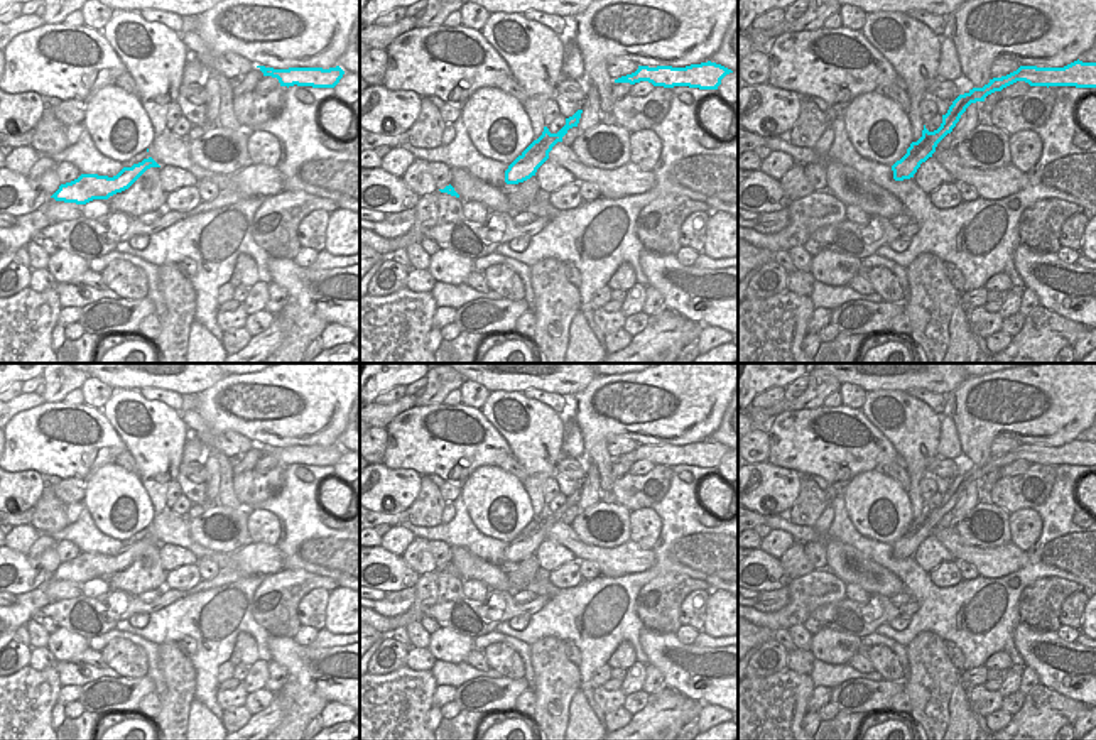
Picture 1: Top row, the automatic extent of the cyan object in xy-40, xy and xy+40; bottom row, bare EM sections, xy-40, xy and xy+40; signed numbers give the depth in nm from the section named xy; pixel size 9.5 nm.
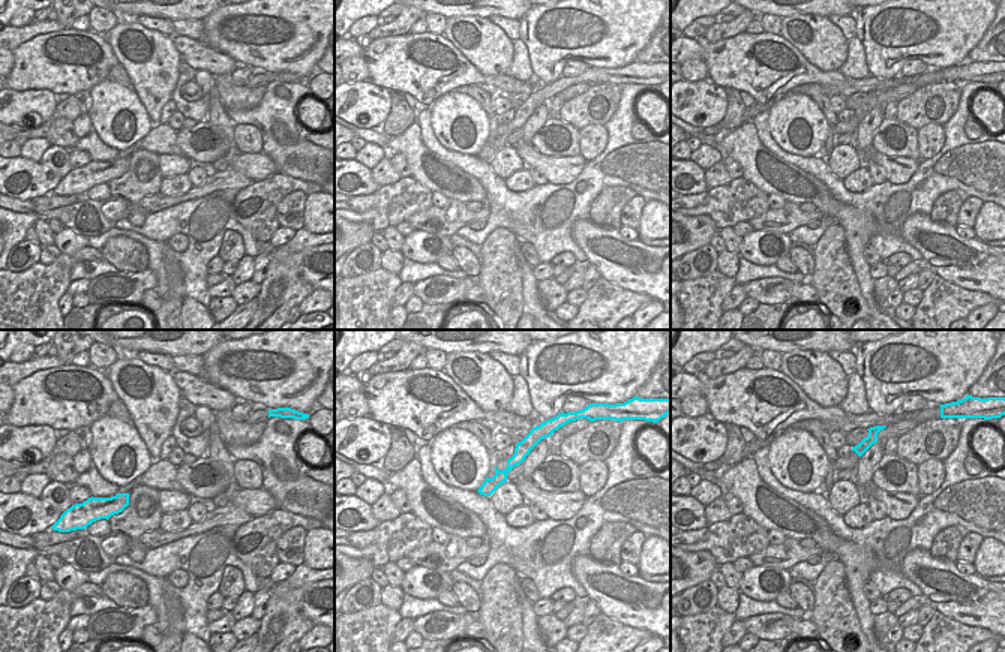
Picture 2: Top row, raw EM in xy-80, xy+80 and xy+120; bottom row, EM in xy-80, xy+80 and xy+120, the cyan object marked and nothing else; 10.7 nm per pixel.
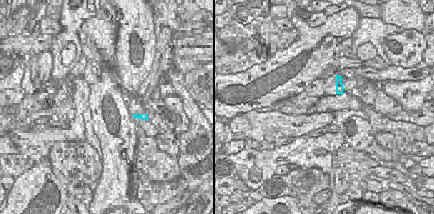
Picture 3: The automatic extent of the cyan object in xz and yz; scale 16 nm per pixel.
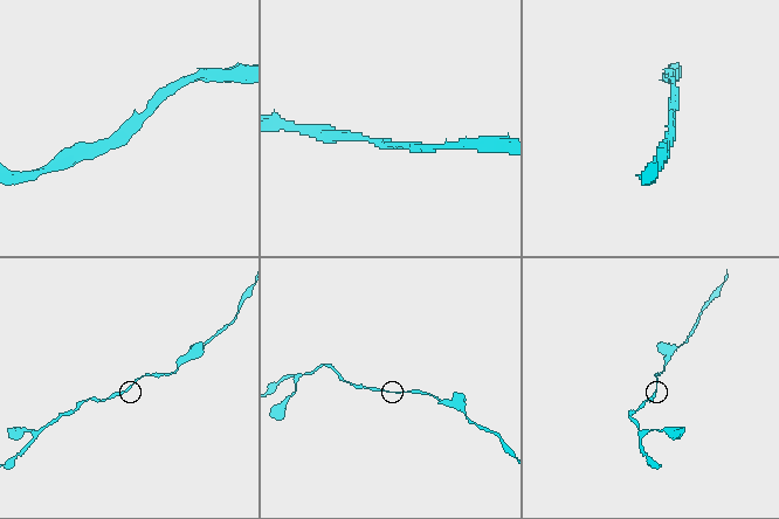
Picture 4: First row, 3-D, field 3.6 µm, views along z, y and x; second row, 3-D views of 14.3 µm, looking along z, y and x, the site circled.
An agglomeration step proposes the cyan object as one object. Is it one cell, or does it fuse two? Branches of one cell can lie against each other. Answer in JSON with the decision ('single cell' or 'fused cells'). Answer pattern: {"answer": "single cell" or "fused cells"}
{"answer": "single cell"}

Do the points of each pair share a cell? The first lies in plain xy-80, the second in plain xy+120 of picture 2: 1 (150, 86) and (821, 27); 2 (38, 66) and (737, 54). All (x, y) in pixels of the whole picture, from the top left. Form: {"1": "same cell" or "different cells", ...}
{"1": "same cell", "2": "same cell"}

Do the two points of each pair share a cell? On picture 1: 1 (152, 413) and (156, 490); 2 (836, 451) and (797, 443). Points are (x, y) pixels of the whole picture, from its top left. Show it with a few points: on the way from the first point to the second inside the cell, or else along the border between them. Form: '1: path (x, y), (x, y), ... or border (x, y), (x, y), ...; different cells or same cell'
1: path (156, 431), (156, 472); same cell
2: path (826, 450), (818, 443), (808, 443); same cell

